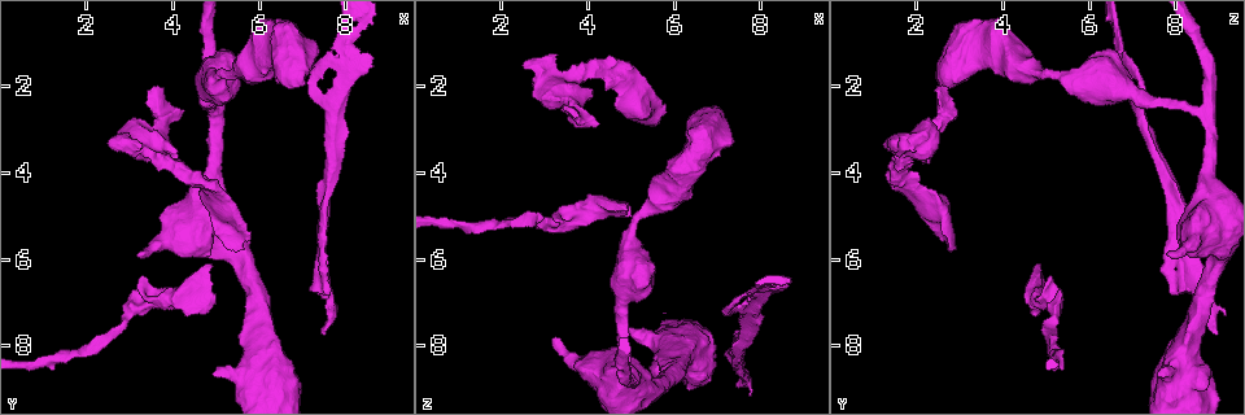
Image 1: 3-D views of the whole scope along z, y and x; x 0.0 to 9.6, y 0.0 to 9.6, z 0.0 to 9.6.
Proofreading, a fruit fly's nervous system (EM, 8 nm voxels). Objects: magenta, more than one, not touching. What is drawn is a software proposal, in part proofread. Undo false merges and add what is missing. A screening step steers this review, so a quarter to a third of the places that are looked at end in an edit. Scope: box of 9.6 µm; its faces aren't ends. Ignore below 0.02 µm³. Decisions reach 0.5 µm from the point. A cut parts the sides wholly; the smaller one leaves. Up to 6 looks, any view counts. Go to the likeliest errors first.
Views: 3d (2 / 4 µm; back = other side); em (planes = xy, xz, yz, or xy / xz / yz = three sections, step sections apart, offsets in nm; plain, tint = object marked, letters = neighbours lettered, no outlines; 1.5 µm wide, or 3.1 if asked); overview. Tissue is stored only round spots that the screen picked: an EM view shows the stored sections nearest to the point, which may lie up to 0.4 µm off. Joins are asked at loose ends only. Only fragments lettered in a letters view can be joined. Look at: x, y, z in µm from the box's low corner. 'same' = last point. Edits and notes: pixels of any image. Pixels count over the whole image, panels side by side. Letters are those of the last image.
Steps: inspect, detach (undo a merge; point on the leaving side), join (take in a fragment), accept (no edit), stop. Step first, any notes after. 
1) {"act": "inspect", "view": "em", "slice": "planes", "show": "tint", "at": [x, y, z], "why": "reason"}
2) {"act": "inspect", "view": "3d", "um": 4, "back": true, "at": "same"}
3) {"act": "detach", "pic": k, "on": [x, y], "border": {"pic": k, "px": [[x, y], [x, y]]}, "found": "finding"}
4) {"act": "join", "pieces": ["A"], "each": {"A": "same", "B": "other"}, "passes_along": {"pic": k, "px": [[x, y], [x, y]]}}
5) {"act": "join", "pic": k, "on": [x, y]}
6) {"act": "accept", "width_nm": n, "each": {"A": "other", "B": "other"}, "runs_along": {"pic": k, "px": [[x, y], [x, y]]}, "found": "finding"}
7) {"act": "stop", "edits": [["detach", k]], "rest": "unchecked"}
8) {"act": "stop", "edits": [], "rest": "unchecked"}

{"act": "inspect", "view": "3d", "um": 4, "at": [3.25, 5.95, 7.85], "why": "stops while still wide"}

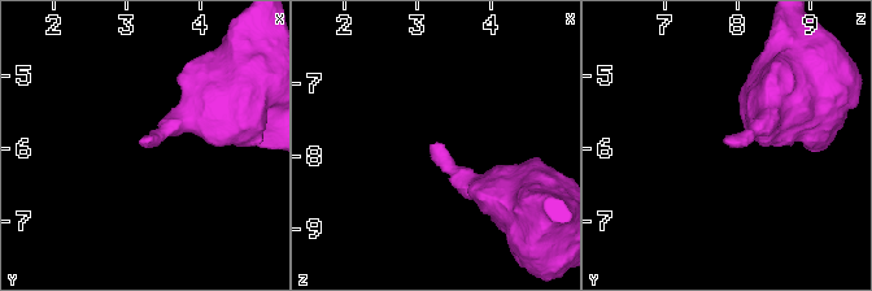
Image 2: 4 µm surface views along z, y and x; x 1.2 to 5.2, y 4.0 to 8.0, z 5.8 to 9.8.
{"act": "inspect", "view": "em", "slice": "xz", "step": 4, "show": "plain", "at": [3.20, 5.95, 7.85]}

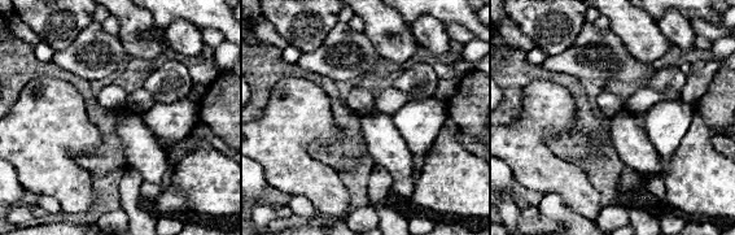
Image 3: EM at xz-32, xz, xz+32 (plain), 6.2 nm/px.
{"act": "inspect", "view": "em", "slice": "xz", "step": 4, "show": "letters", "at": "same", "why": "see the neighbours"}

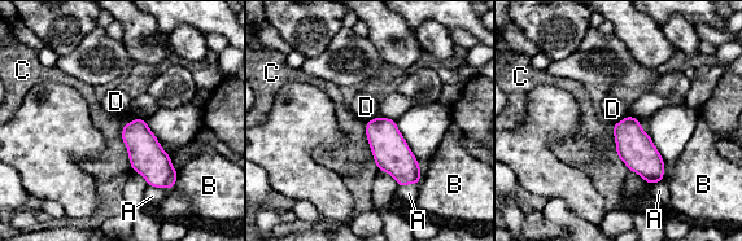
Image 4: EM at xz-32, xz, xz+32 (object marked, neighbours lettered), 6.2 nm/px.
{"act": "accept", "each": {"A": "other", "B": "other", "C": "other", "D": "other"}, "border": {"pic": 4, "px": [[628, 114], [612, 126]]}, "found": "no lettered fragment goes on from it"}

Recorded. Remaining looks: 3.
{"act": "inspect", "view": "3d", "um": 2, "at": [7.50, 5.10, 8.15], "why": "three arms meet"}

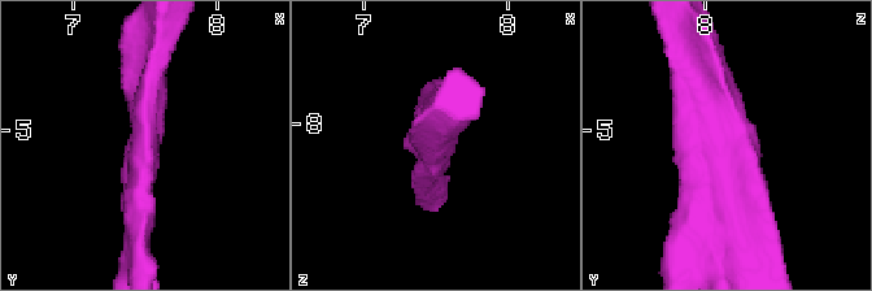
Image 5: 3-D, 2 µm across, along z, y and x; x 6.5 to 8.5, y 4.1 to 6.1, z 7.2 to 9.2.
{"act": "inspect", "view": "em", "slice": "planes", "show": "letters", "at": [7.50, 5.08, 8.18], "arms": 3, "arm_widths_nm": [160, 200, 260], "why": "now the EM"}

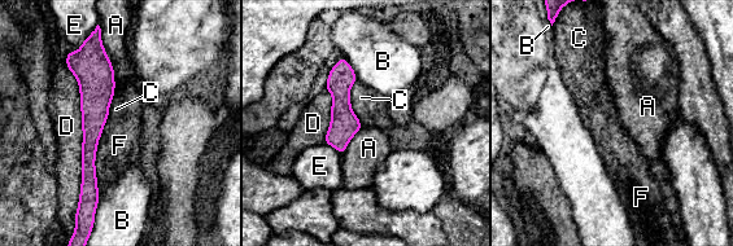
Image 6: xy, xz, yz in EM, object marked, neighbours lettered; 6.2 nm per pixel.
{"act": "accept", "width_nm": 180, "longest_contact_nm": ["D", 600], "each": {"A": "other", "B": "other", "C": "other", "D": "other", "E": "other", "F": "other"}, "found": "continuous, no second neuron"}

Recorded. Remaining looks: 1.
{"act": "inspect", "view": "em", "slice": "planes", "show": "letters", "at": [3.50, 2.05, 2.35], "why": "branch stops here"}

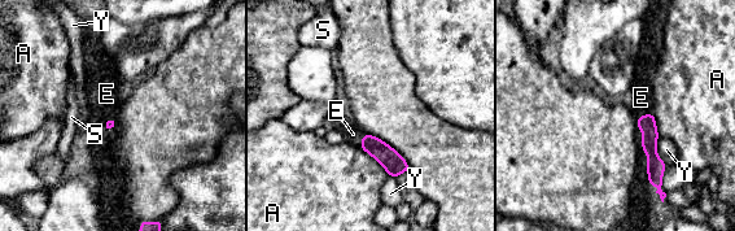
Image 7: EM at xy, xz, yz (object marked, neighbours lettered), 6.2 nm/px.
{"act": "join", "pieces": ["E"], "longest_contact_nm": ["A", 260], "each": {"A": "other", "E": "same", "S": "other", "Y": "other"}, "found": "the neuron continues"}

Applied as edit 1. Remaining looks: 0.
{"act": "stop", "edits": [["join", 7]], "rest": "unchecked"}

